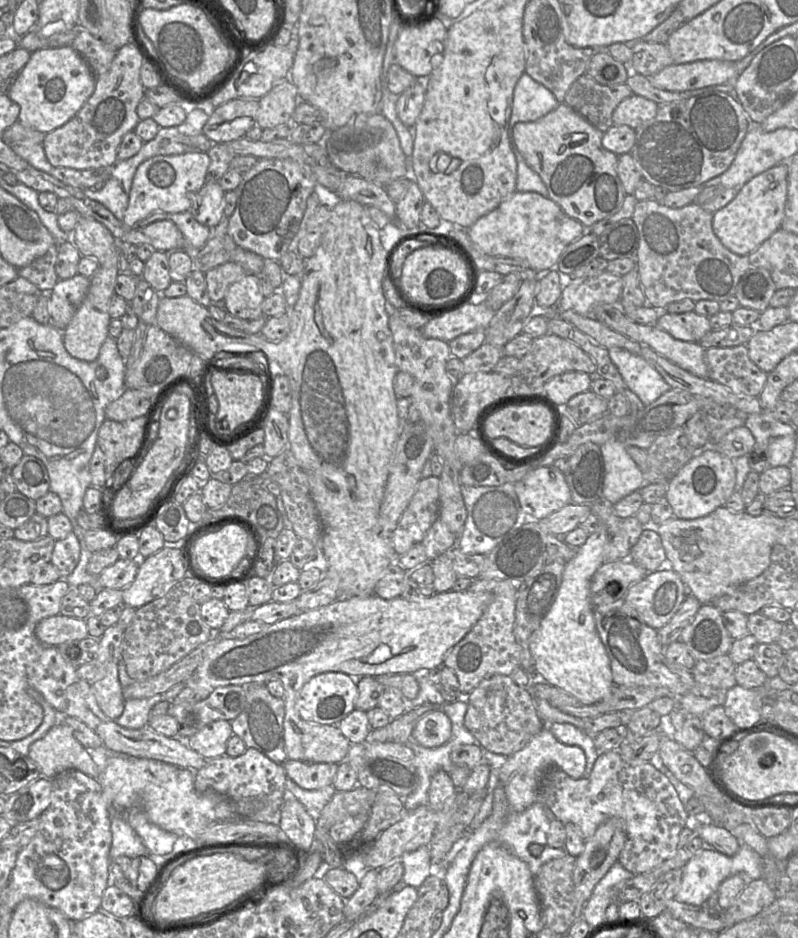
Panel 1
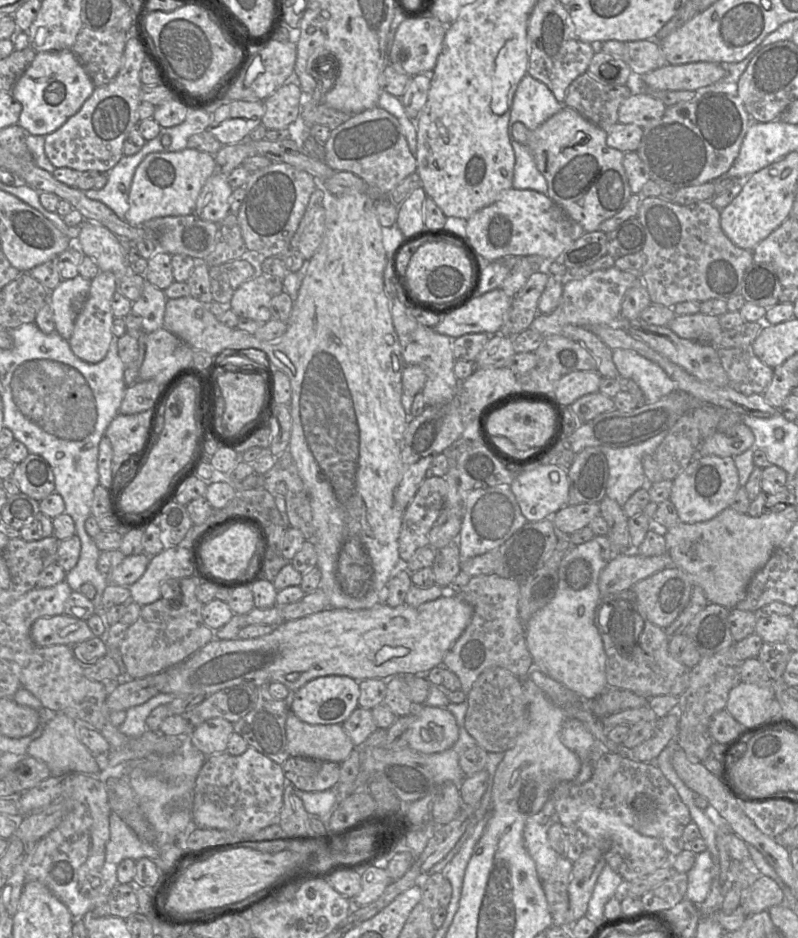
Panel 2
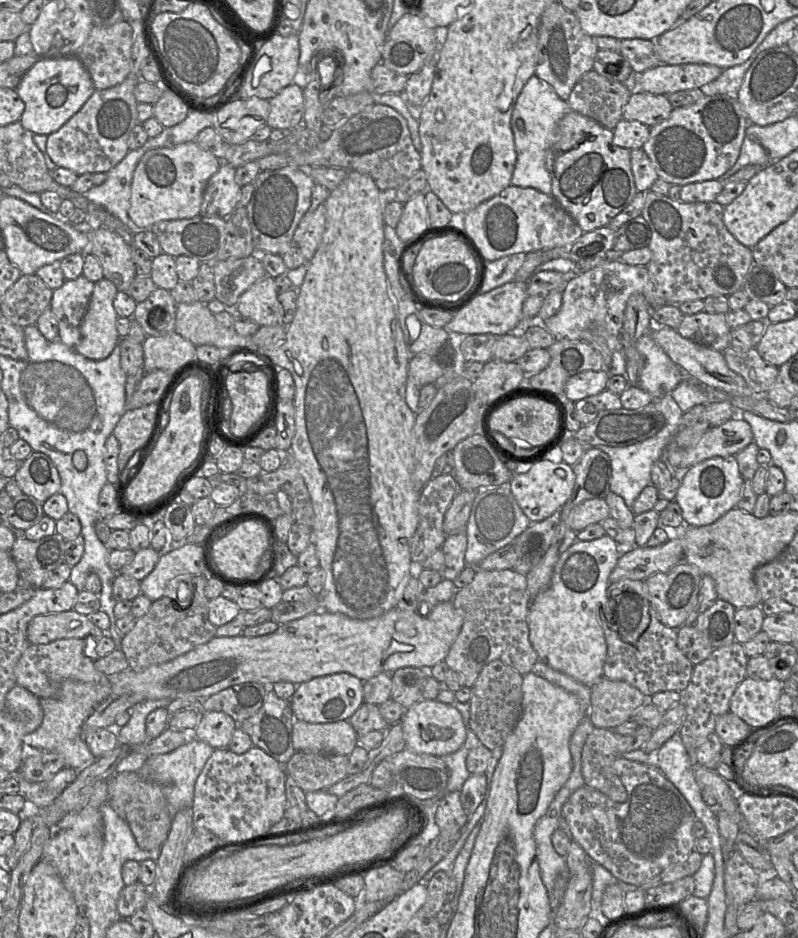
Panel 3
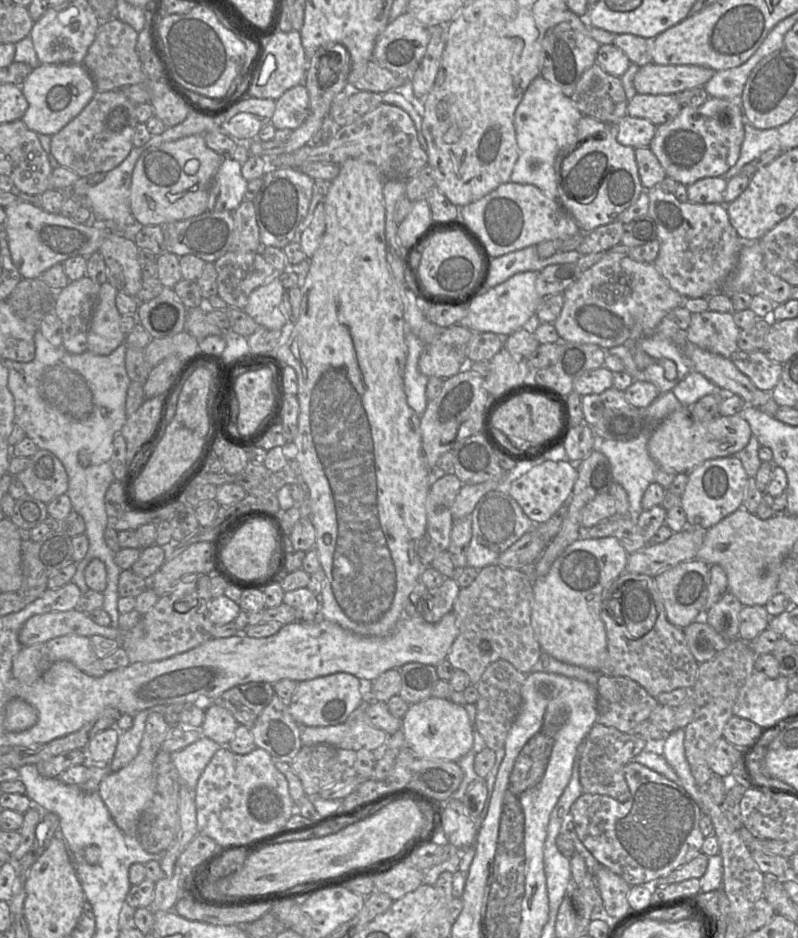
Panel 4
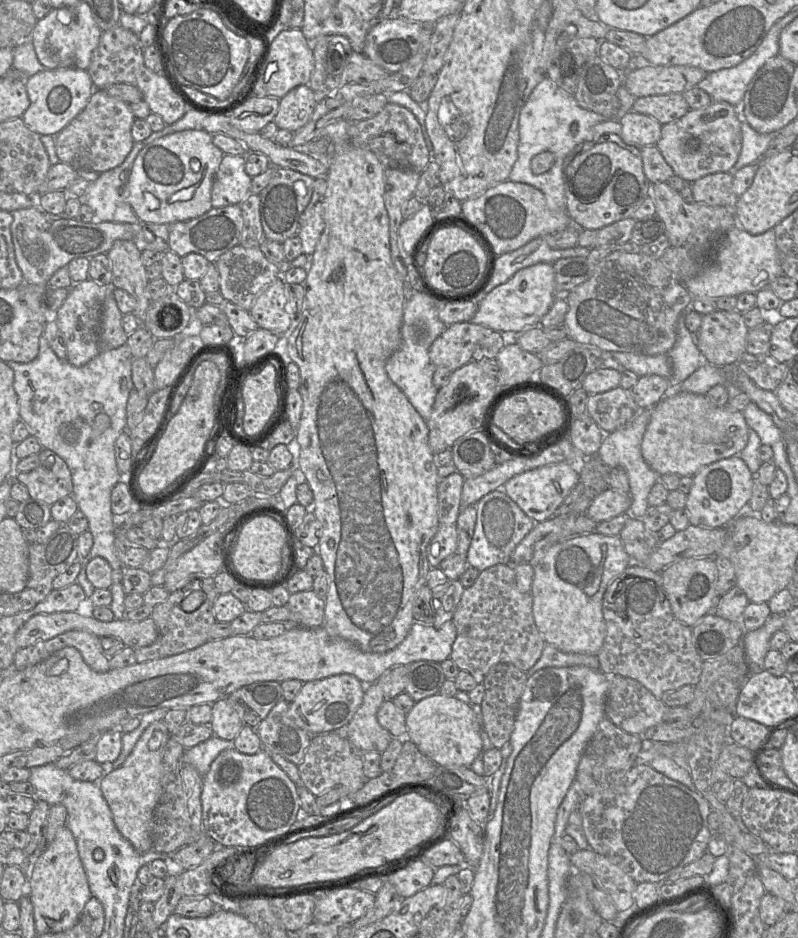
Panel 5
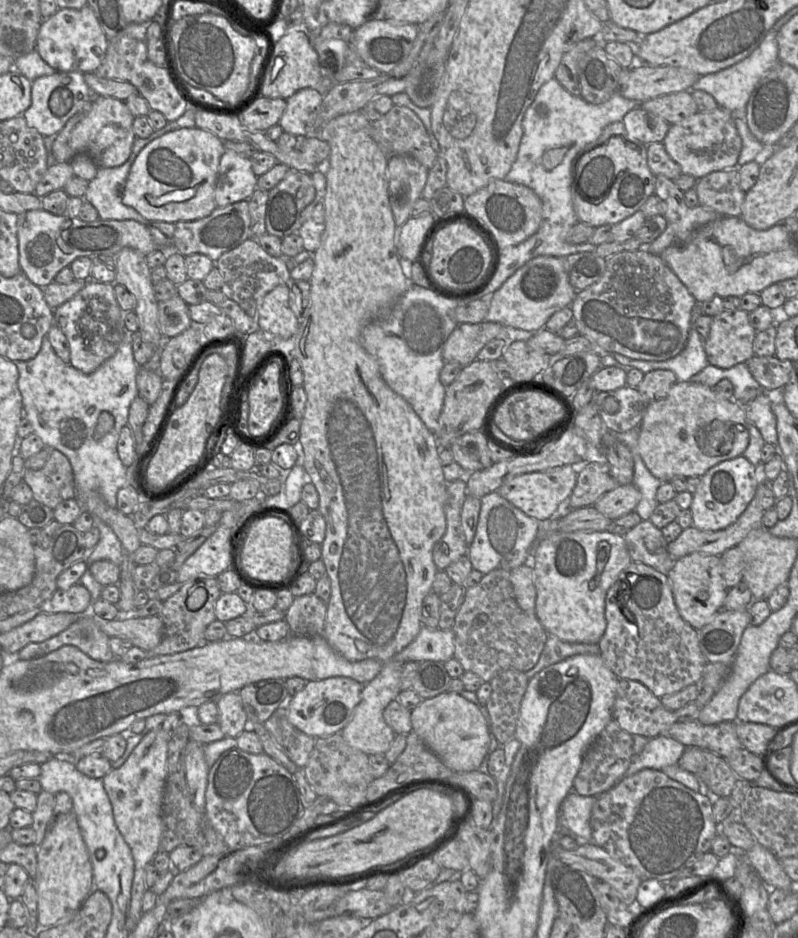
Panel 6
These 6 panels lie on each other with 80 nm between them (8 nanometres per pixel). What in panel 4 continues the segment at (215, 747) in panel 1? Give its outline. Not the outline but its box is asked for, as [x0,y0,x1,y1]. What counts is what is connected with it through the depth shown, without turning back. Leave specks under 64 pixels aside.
[200,703,239,746]

